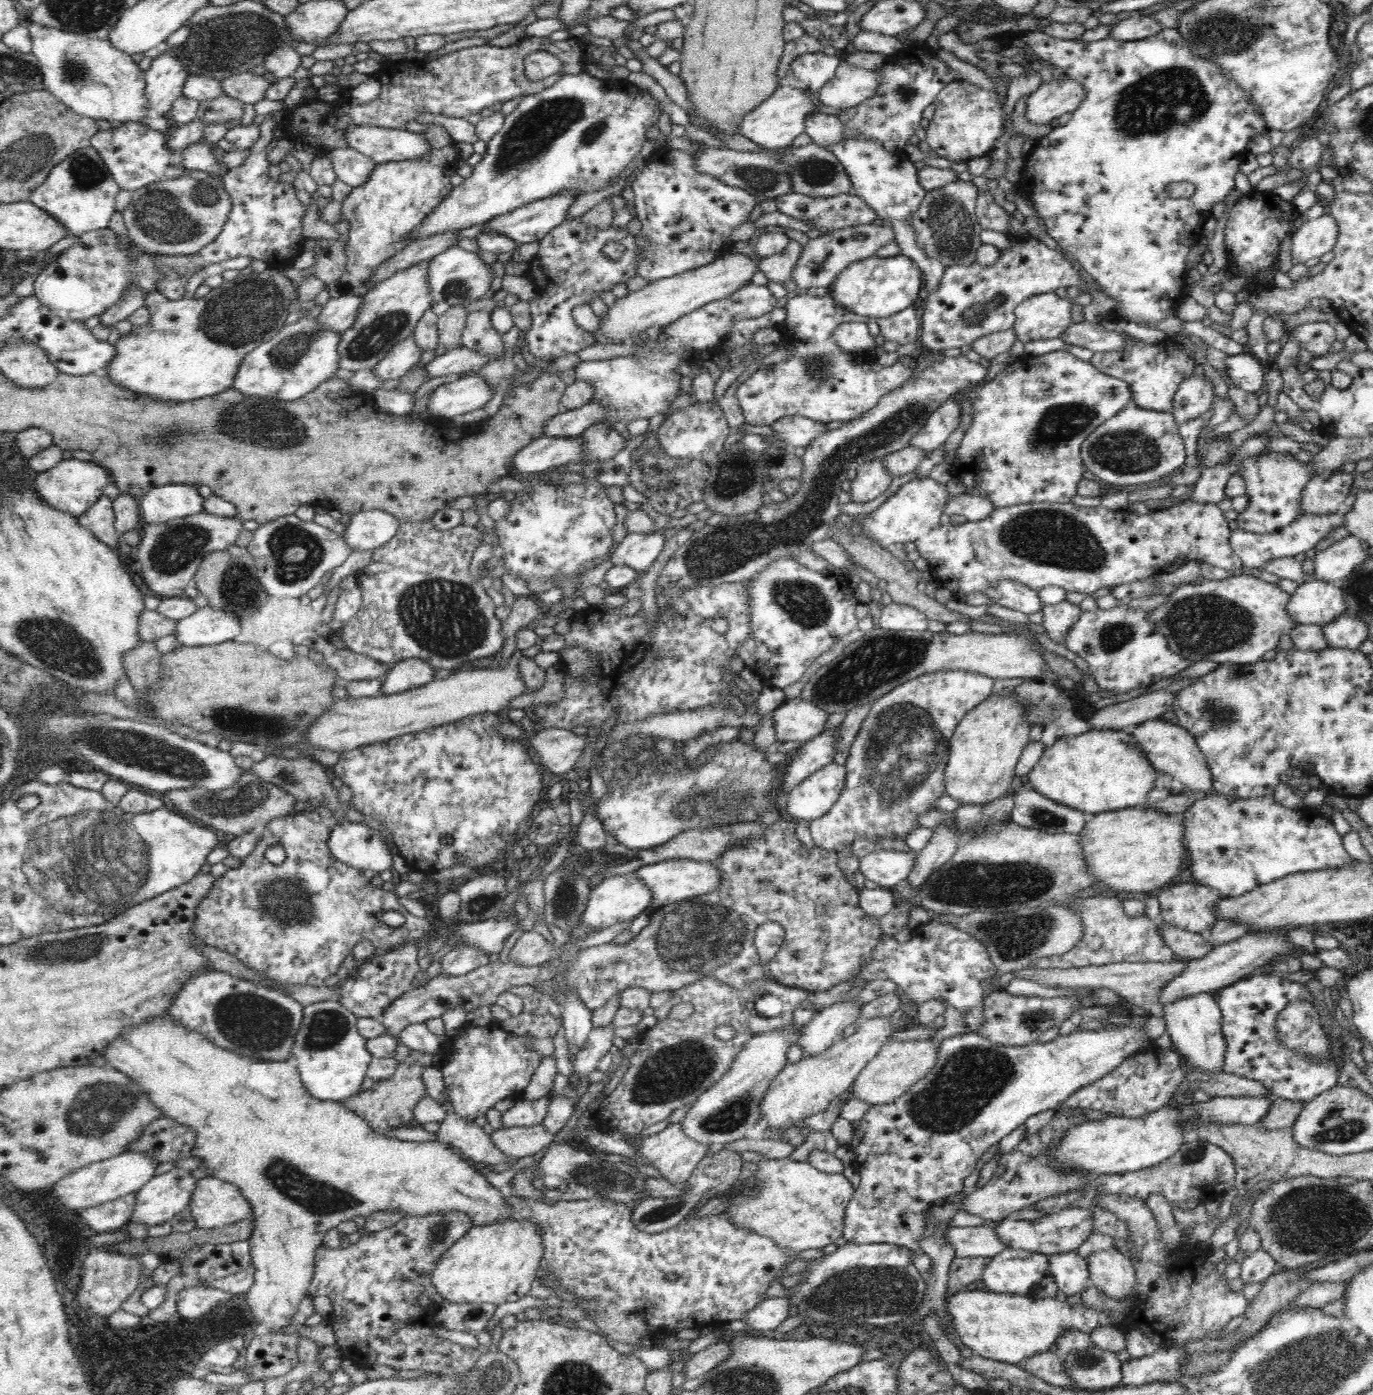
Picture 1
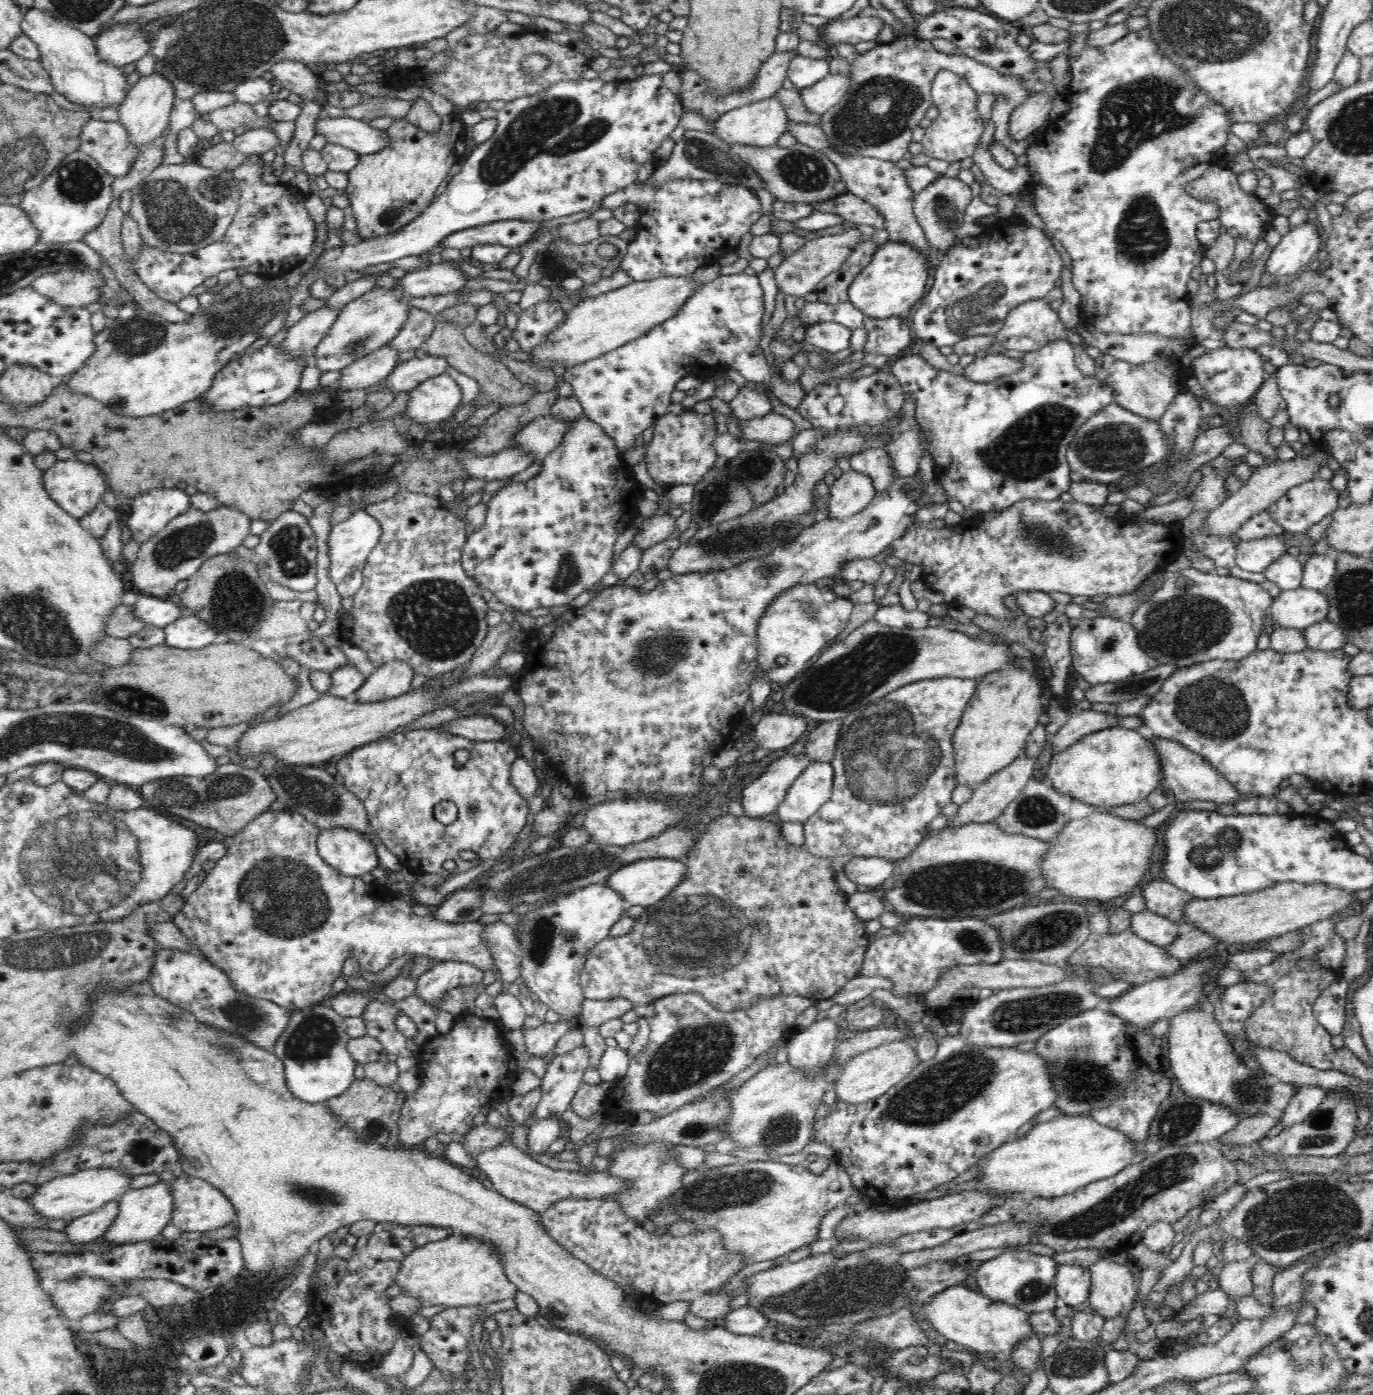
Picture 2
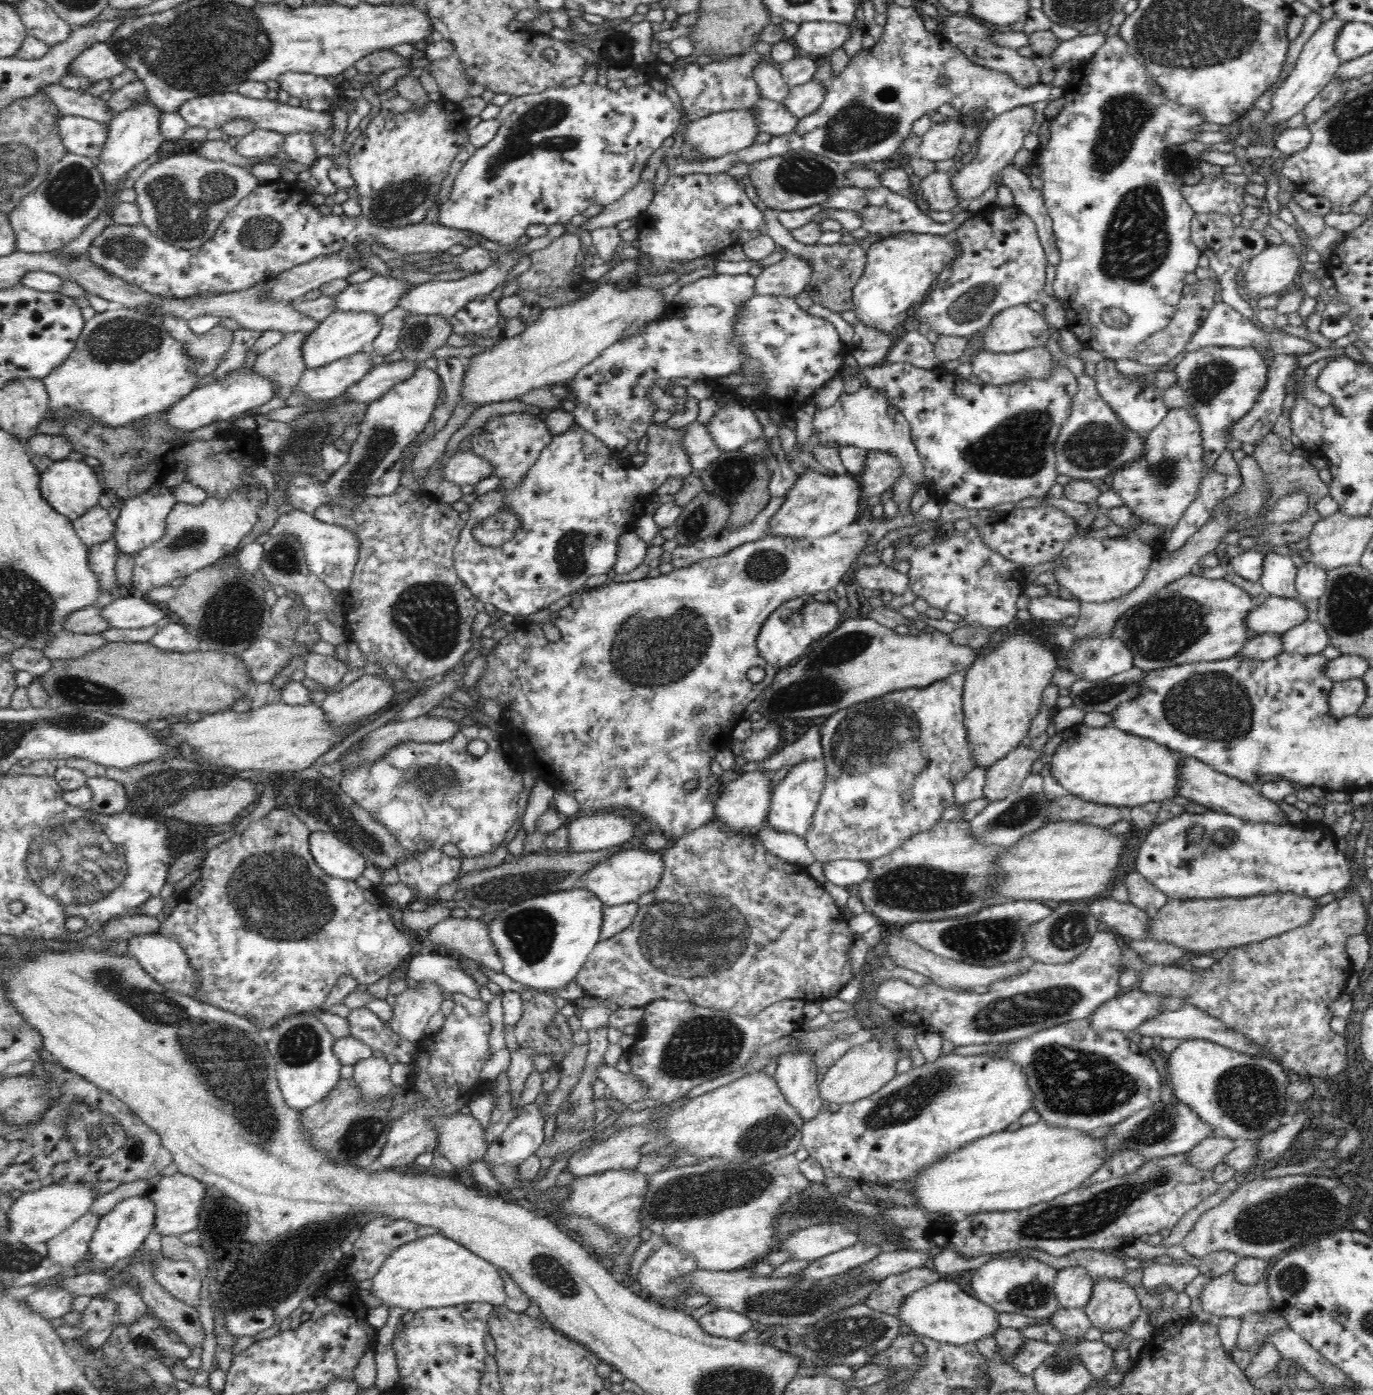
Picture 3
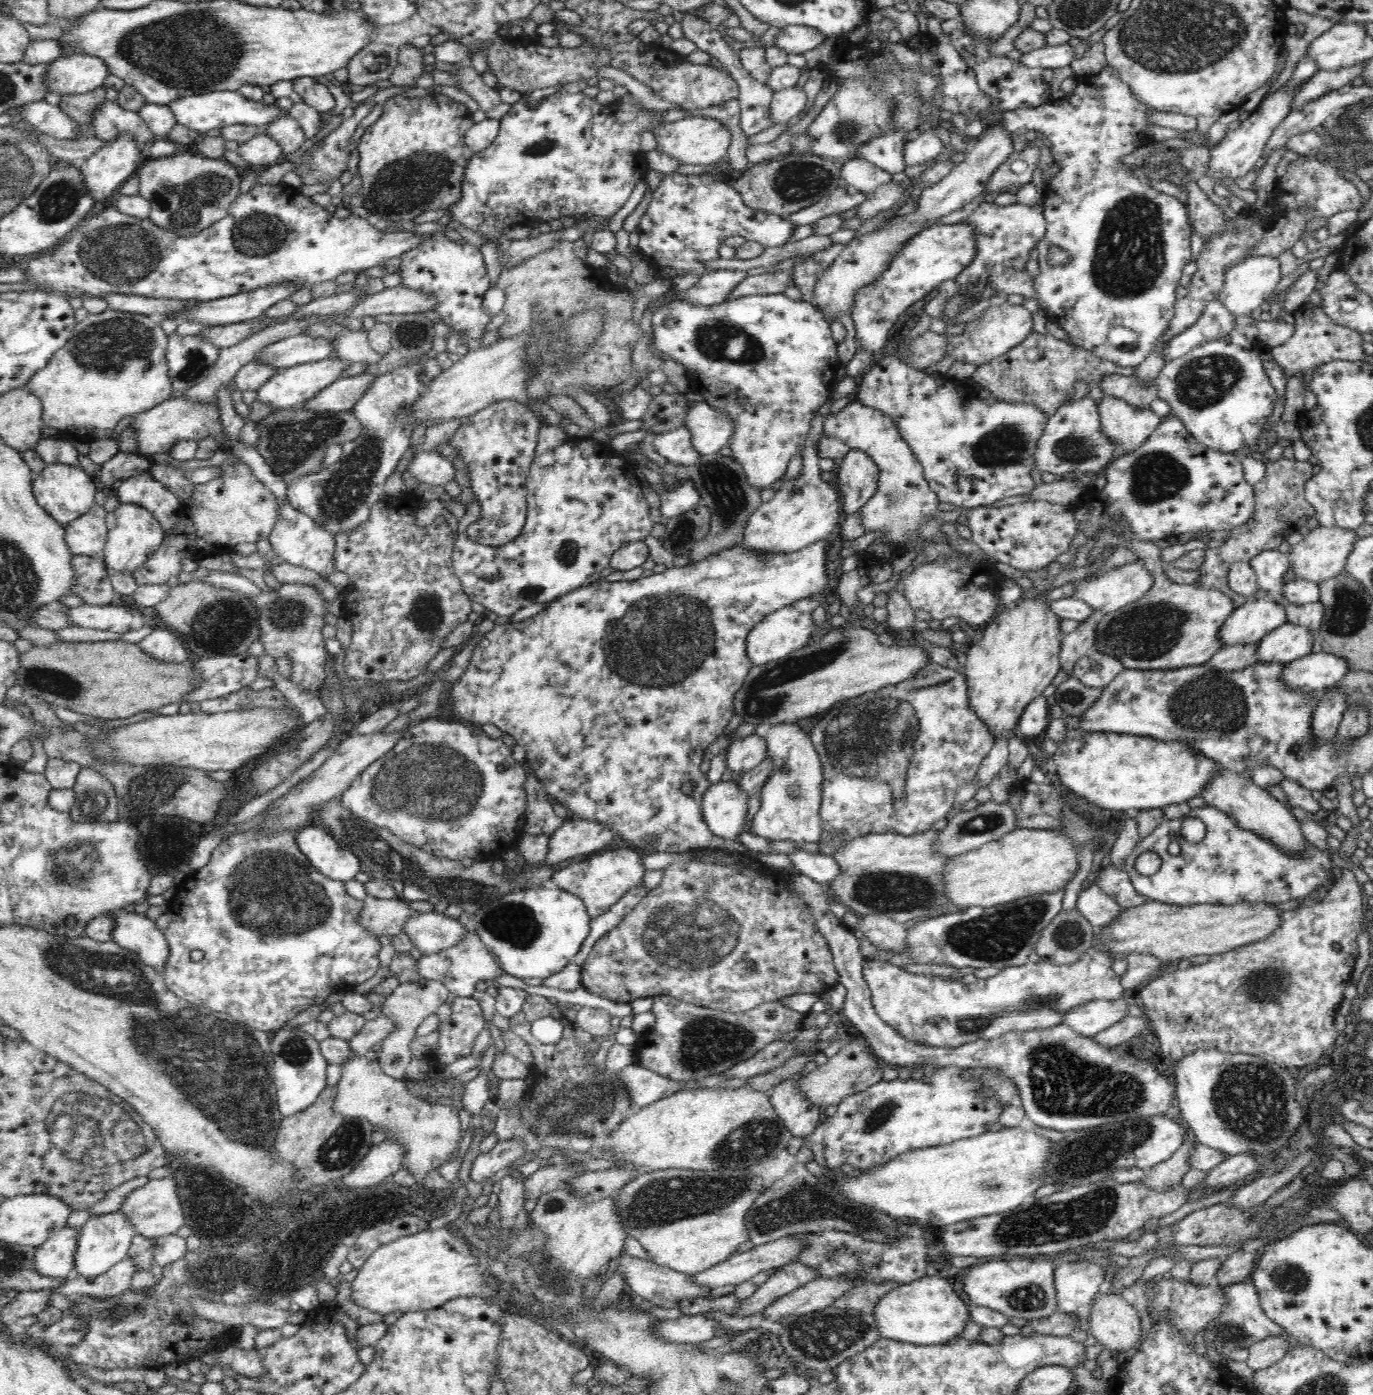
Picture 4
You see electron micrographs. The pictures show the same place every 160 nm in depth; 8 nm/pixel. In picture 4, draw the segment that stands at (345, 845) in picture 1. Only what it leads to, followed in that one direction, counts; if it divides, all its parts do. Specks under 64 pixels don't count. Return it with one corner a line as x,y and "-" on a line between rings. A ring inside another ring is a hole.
316,826
304,828
297,832
296,843
314,868
330,880
345,884
361,872
359,858
337,842
329,831

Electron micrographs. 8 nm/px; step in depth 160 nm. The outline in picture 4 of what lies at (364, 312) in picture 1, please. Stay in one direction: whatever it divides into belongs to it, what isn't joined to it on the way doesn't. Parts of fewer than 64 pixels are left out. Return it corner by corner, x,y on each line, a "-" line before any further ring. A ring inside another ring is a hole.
305,333
284,338
266,346
256,361
276,369
289,368
326,360
334,354
334,344
328,339
316,338

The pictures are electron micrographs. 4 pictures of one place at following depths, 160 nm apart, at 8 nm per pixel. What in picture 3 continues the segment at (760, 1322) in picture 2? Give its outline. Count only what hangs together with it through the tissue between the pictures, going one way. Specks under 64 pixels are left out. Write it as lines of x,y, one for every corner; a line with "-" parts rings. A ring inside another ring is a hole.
717,1310
711,1314
704,1314
698,1323
706,1334
720,1338
738,1339
753,1328
752,1320
746,1315
730,1310

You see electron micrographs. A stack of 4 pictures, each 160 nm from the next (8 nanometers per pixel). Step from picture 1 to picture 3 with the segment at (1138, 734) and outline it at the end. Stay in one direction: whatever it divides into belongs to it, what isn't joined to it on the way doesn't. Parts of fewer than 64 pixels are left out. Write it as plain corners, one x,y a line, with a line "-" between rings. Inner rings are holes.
1184,756
1180,762
1178,773
1180,773
1178,794
1190,799
1195,804
1206,806
1209,811
1227,813
1250,823
1289,824
1289,819
1277,802
1272,802
1262,793
1256,792
1250,784
1218,772
1197,758

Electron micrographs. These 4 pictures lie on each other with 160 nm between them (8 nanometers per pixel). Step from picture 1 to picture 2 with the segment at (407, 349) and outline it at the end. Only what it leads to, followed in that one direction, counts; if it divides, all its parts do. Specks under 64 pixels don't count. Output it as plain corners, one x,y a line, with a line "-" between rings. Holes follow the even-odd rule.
389,345
372,352
366,358
352,362
342,370
340,376
340,391
352,391
375,387
392,374
398,364
400,351

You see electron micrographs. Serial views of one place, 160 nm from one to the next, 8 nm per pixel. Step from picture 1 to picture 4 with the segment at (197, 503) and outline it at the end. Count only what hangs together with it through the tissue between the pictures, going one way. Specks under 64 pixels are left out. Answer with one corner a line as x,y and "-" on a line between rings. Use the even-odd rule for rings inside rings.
120,502
114,511
107,512
105,521
108,527
107,543
101,556
105,560
107,570
113,574
116,572
135,573
160,548
165,536
165,531
152,513
138,504

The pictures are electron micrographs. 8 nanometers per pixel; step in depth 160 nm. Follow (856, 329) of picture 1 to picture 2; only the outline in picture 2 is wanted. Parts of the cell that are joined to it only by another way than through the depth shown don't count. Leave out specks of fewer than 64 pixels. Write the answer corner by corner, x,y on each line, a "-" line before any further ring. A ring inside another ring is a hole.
818,322
818,324
804,327
806,338
804,338
803,343
824,349
824,352
830,354
850,349
852,332
842,324
836,322

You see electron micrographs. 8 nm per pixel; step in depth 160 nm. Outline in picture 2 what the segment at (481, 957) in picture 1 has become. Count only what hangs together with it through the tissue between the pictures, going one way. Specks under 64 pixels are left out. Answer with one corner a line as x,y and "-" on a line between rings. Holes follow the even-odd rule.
440,961
417,978
415,993
418,998
434,1007
442,1002
442,996
448,990
482,982
482,973
479,968
467,962

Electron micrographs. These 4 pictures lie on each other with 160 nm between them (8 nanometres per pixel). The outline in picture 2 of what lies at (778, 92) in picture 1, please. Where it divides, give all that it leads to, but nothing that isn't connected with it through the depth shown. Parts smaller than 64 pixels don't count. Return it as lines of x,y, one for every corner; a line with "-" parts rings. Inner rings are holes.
772,96
766,100
758,100
725,112
714,121
714,136
730,144
746,144
748,146
768,147
776,145
780,136
788,132
790,118
780,101

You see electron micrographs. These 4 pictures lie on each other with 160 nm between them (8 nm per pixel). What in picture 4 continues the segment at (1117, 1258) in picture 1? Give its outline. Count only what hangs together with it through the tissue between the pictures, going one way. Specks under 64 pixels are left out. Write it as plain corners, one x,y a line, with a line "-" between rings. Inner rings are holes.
1100,1293
1093,1302
1088,1323
1090,1340
1099,1343
1104,1349
1112,1351
1114,1356
1134,1349
1142,1334
1140,1316
1138,1316
1136,1308
1128,1304
1122,1294

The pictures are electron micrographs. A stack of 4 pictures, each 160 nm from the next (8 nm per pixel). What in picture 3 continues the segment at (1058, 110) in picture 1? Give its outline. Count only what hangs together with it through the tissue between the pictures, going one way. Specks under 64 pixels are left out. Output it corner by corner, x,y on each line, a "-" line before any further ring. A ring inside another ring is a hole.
1024,105
996,115
994,120
985,122
983,132
977,138
974,156
968,162
964,162
958,172
951,177
951,188
959,200
972,202
978,196
982,196
992,184
1000,183
1002,170
1014,160
1016,152
1024,148
1024,138
1030,133
1035,121
1034,109

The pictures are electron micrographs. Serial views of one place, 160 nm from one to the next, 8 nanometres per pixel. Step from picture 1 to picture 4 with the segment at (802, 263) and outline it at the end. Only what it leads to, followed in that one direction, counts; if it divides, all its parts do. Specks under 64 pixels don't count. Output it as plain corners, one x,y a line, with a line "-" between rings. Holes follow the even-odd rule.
792,269
786,271
771,271
760,275
746,275
728,295
727,300
748,295
767,295
782,293
788,282
793,282

